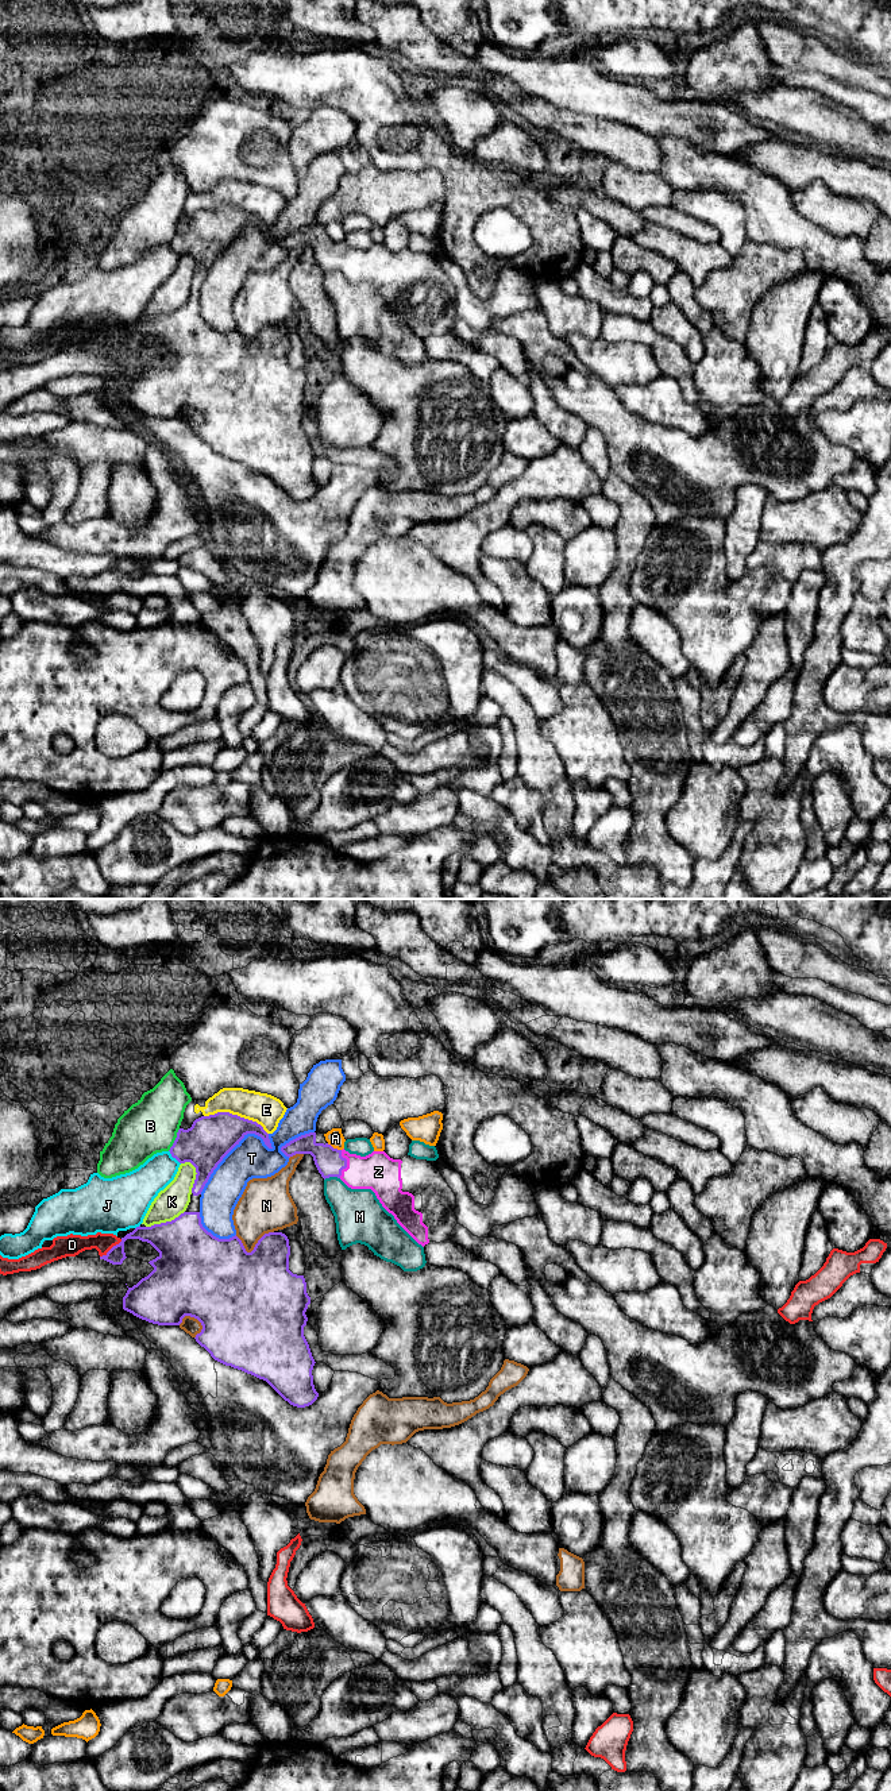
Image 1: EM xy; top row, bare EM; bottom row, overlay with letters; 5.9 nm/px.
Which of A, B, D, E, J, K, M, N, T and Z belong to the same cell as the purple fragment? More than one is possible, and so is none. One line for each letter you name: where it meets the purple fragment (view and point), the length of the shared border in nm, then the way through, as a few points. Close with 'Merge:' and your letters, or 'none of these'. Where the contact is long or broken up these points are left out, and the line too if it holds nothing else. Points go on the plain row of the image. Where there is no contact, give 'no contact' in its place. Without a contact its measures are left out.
Z: contact xy (346, 257); length 170 nm; way xy (328, 254), (346, 257), (355, 265), (378, 265)
Merge: Z

